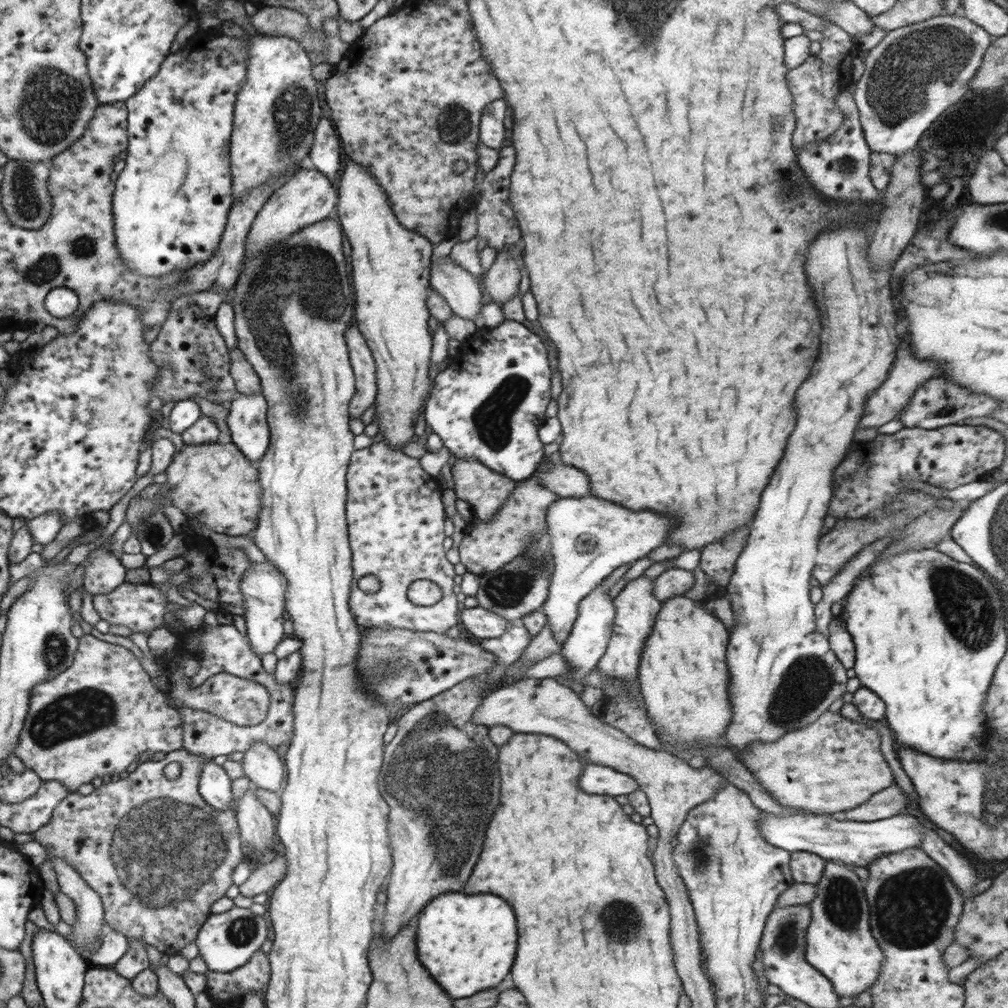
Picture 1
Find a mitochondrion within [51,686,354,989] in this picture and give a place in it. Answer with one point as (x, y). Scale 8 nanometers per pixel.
(165, 850)

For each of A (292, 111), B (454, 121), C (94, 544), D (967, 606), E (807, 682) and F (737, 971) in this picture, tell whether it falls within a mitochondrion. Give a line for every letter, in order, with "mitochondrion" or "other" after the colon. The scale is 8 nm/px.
A: mitochondrion
B: mitochondrion
C: other
D: mitochondrion
E: mitochondrion
F: other

